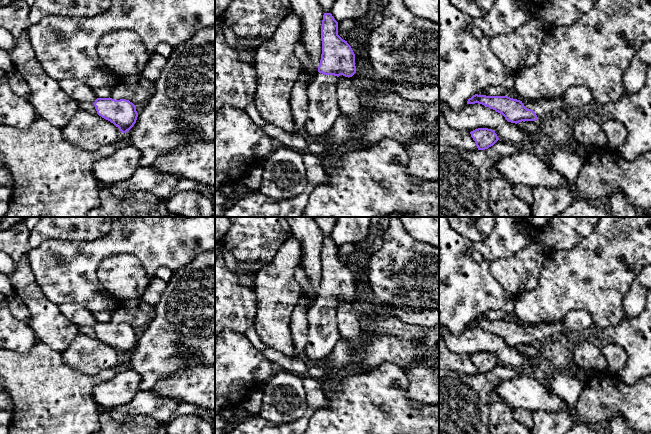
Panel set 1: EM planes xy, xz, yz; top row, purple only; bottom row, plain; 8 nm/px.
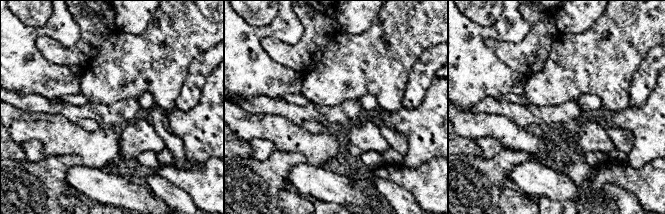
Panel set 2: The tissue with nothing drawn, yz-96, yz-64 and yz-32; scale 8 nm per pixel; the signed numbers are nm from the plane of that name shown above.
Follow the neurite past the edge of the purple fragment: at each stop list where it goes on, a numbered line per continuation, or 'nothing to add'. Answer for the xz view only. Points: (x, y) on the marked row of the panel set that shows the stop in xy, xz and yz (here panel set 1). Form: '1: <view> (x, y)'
1: xz (323, 109)

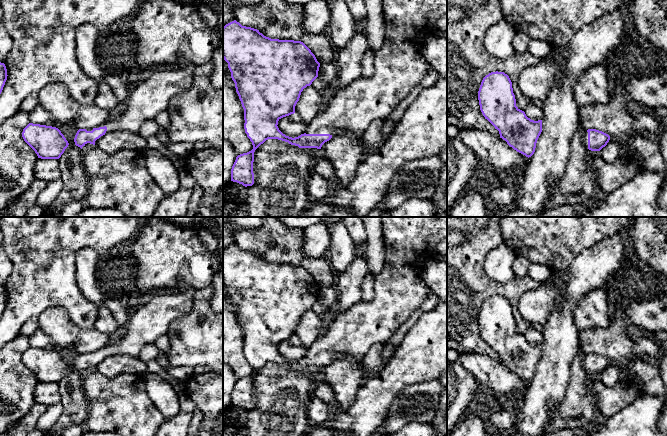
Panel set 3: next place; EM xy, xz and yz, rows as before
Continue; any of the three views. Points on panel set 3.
1: xz (400, 64)

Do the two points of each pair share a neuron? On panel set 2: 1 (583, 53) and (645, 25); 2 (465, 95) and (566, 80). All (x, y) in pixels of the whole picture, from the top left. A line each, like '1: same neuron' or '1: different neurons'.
1: same neuron
2: different neurons

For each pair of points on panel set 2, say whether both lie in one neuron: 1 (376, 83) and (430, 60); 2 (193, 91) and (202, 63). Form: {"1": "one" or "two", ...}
{"1": "two", "2": "one"}

